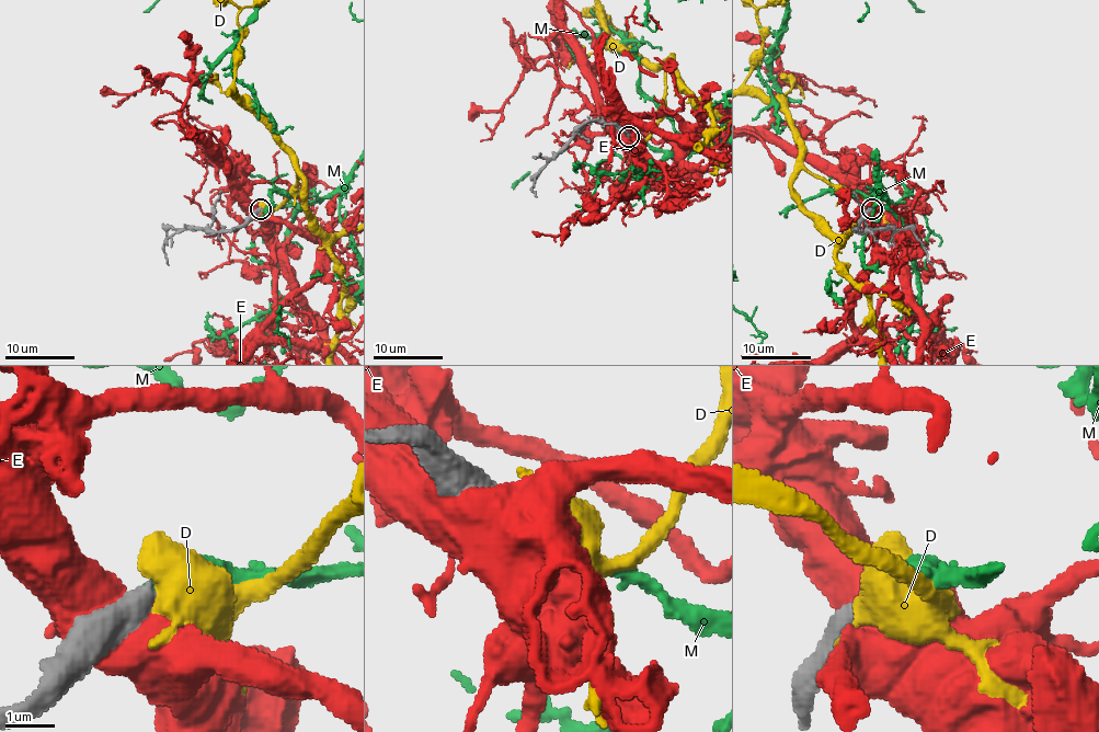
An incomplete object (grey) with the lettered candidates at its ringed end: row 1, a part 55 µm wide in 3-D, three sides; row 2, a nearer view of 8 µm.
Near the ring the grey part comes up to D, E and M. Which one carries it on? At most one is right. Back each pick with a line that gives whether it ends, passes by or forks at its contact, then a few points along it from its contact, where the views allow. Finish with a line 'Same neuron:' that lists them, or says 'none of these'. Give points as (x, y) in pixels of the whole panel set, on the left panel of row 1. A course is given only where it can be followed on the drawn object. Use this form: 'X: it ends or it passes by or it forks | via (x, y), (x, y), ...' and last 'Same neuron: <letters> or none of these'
M: it ends
Same neuron: M

